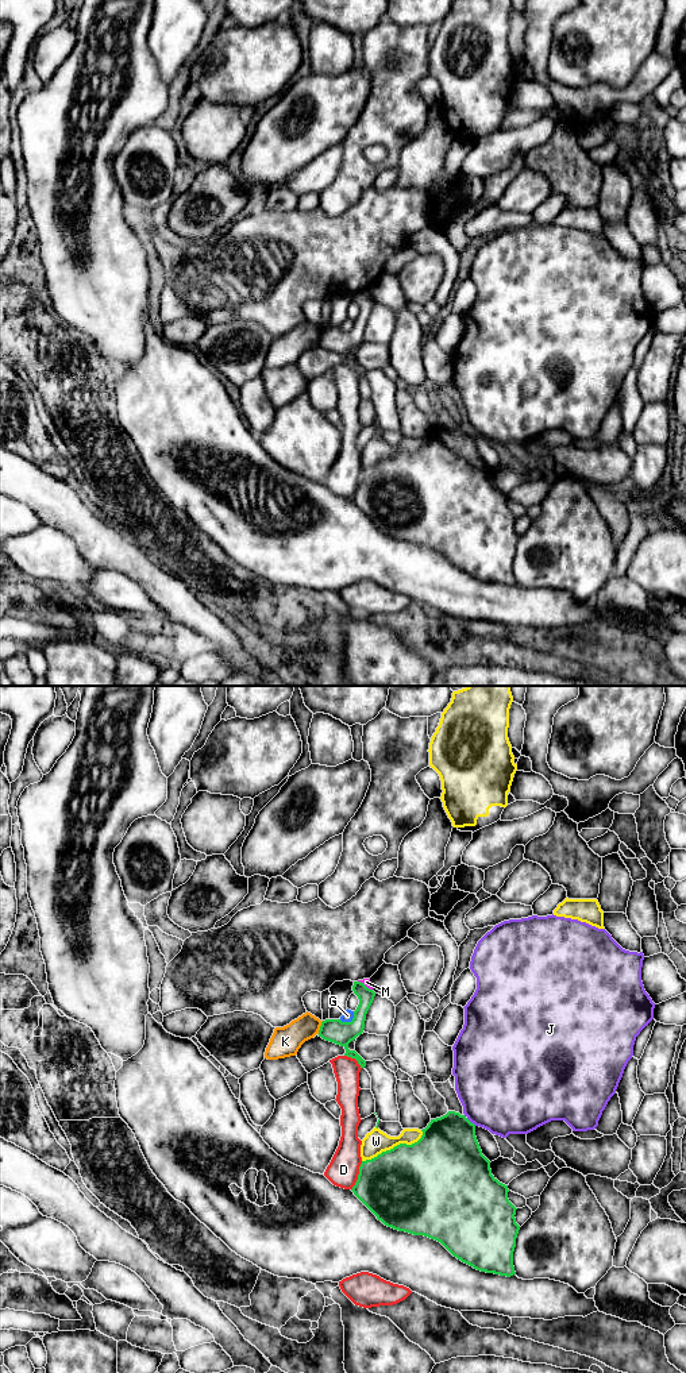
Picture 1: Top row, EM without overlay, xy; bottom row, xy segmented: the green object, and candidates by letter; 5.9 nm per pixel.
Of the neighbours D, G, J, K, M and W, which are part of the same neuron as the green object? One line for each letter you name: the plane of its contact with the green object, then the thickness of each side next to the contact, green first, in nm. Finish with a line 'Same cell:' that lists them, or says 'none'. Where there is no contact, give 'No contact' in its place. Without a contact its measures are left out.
Same cell: none

